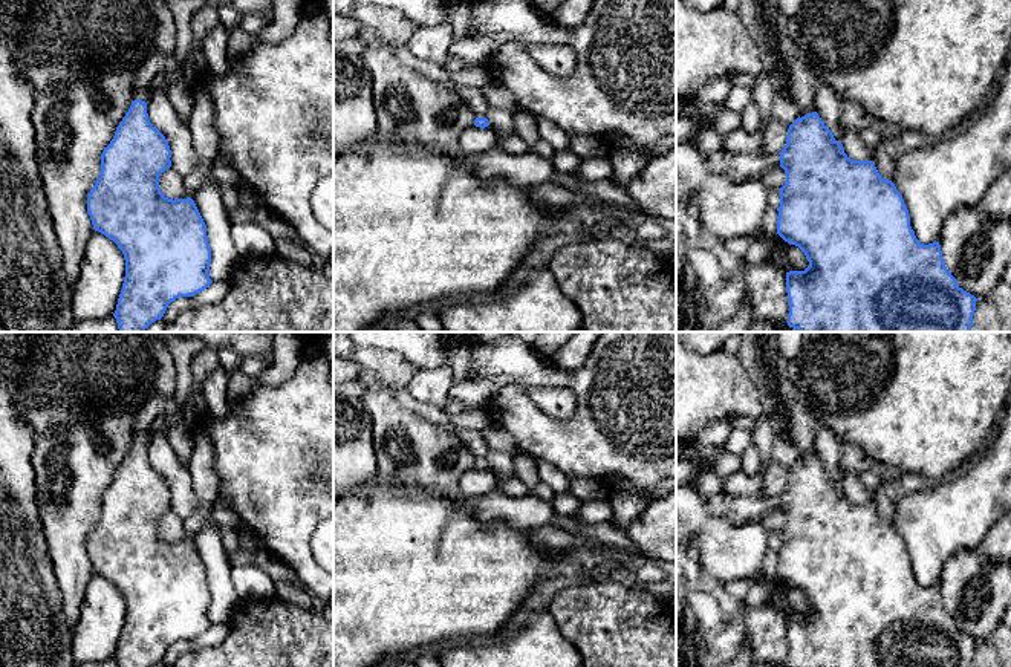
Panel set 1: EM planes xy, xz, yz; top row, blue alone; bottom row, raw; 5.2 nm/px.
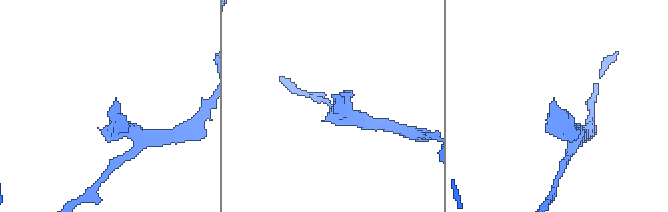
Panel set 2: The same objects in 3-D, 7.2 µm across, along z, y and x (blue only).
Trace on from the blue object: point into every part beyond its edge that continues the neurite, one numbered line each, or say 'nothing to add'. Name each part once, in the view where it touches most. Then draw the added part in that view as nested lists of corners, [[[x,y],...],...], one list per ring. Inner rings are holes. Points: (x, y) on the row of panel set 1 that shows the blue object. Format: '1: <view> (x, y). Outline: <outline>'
1: xy (144, 94). Outline: [[[148,84],[147,87],[144,87],[144,89],[138,90],[138,92],[132,93],[132,101],[141,99],[141,101],[147,102],[148,98],[150,98],[150,95],[151,95],[151,87]]]

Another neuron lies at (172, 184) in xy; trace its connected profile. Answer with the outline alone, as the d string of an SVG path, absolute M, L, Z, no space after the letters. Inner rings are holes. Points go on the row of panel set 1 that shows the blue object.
M168 168L159 176L159 188L168 199L187 199L190 197L185 184L184 176L177 173L174 168Z

